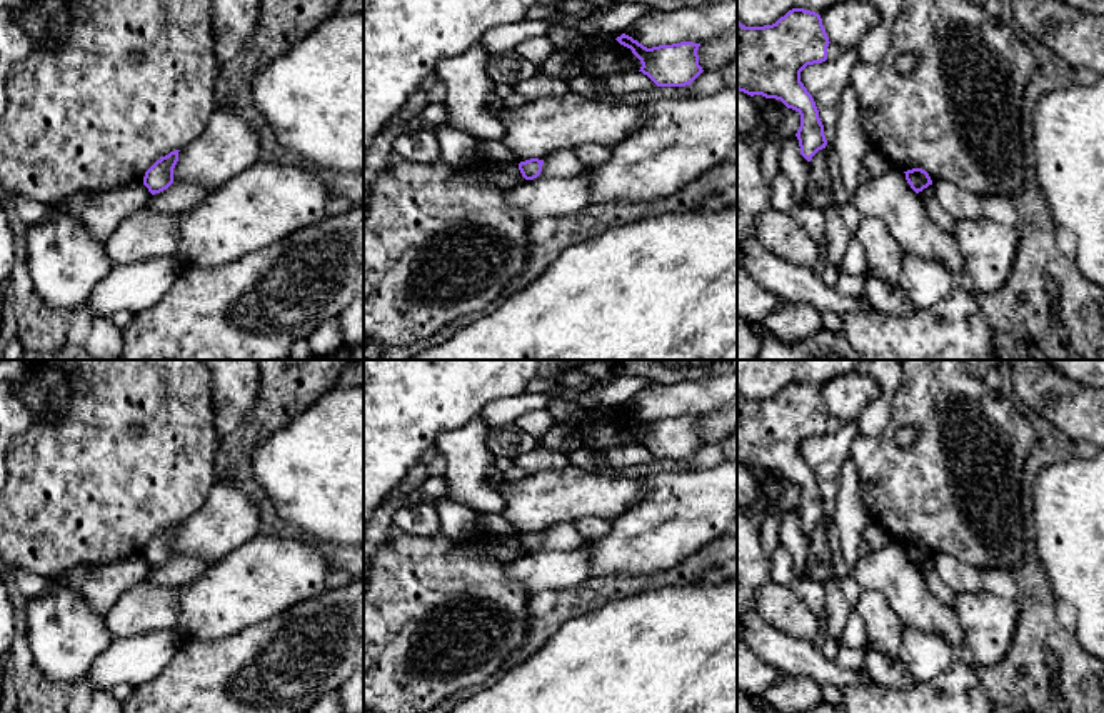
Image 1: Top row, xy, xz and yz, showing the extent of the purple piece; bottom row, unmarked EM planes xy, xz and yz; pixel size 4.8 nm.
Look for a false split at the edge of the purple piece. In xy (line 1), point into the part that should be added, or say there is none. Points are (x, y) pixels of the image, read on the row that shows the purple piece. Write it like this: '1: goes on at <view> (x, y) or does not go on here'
1: does not go on here

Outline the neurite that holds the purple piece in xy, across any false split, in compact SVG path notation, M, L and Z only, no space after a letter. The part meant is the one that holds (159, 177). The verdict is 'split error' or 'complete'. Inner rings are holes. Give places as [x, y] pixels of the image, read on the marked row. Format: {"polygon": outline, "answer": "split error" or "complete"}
{"polygon": "M170 152L168 155L157 160L143 177L143 185L152 195L167 190L173 183L173 168L178 162L178 152Z", "answer": "complete"}

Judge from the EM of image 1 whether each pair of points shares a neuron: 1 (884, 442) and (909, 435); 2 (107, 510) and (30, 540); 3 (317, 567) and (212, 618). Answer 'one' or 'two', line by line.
1: two
2: one
3: one

